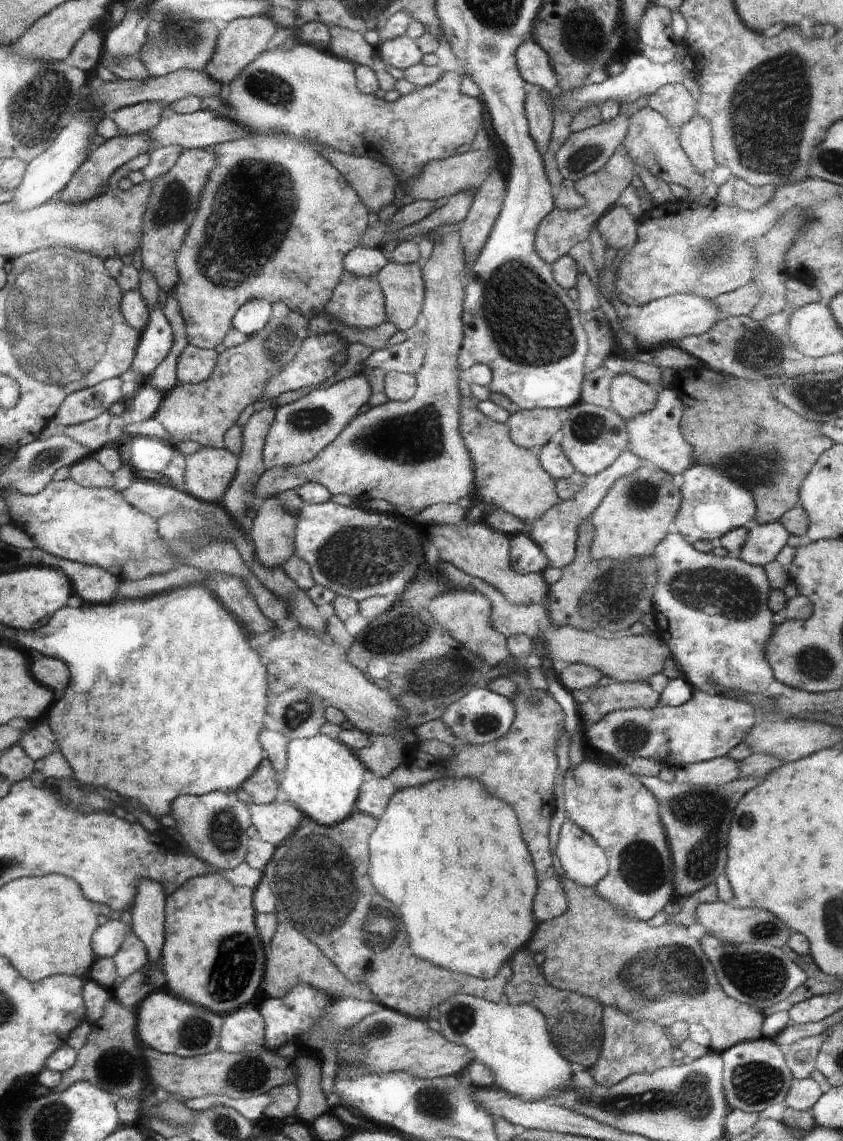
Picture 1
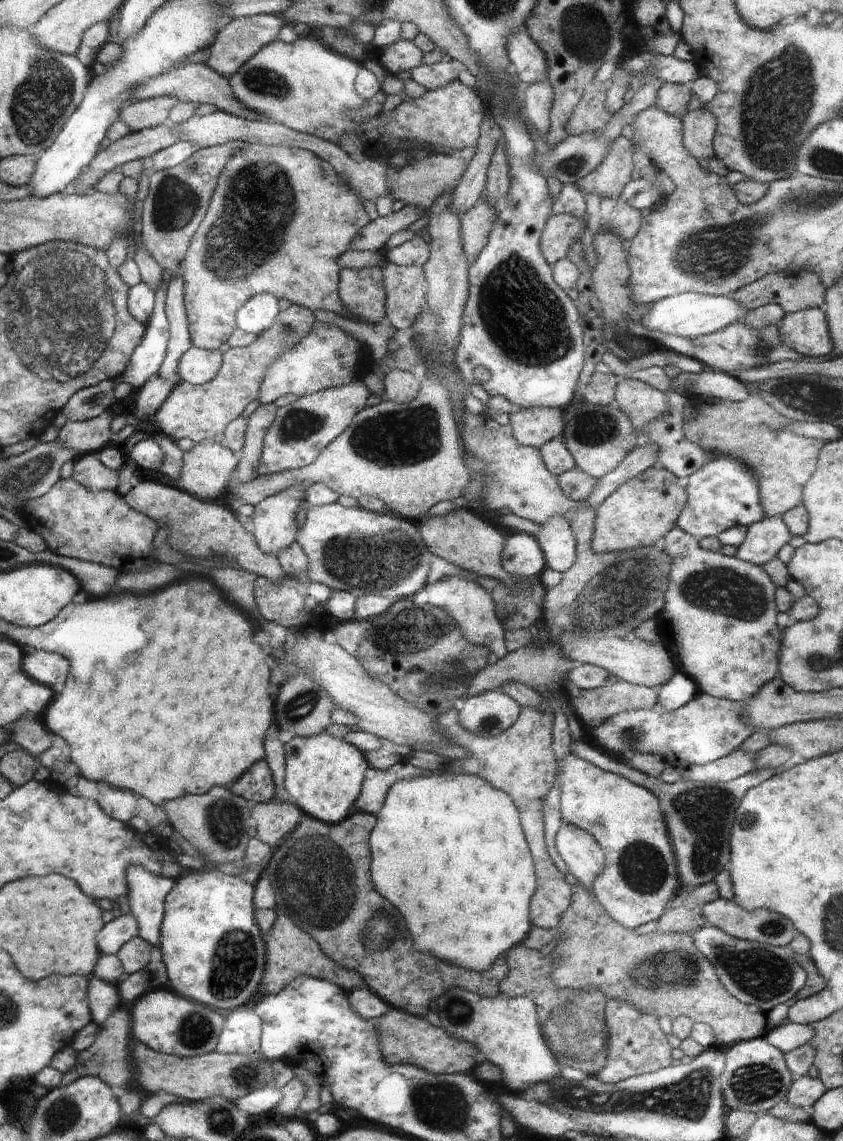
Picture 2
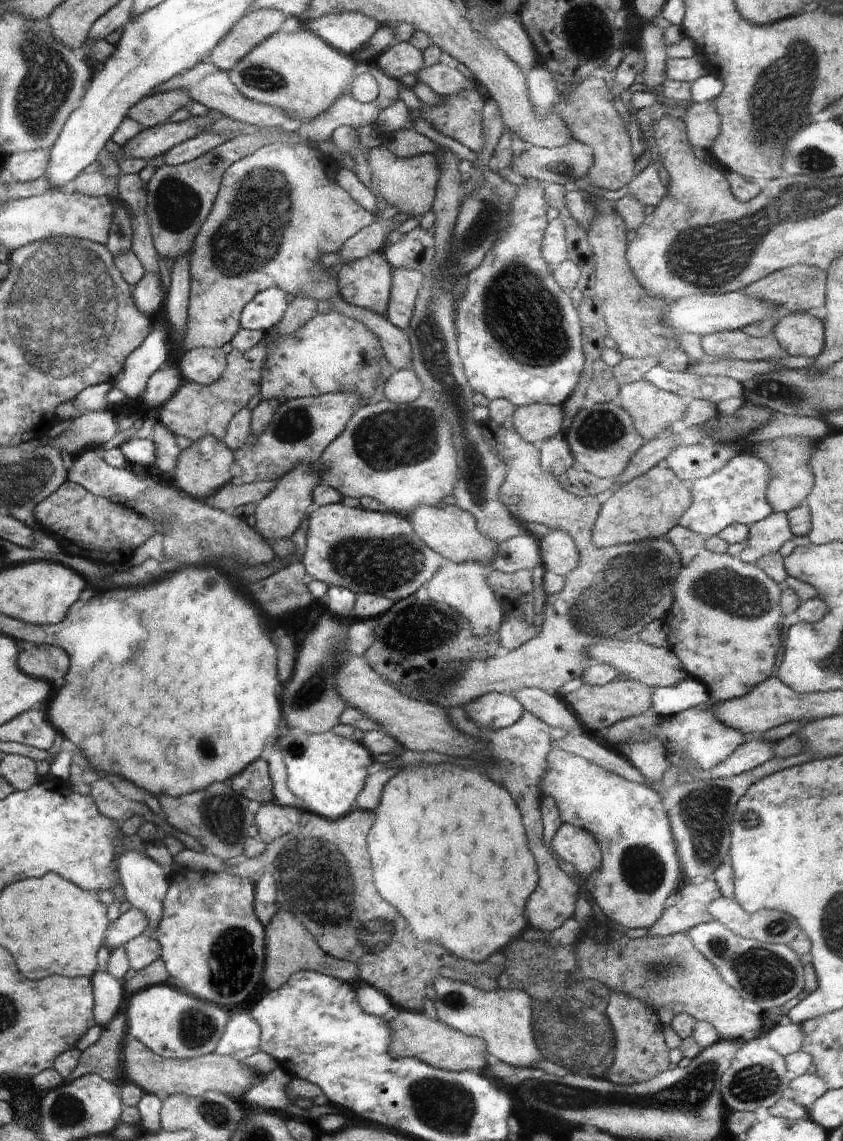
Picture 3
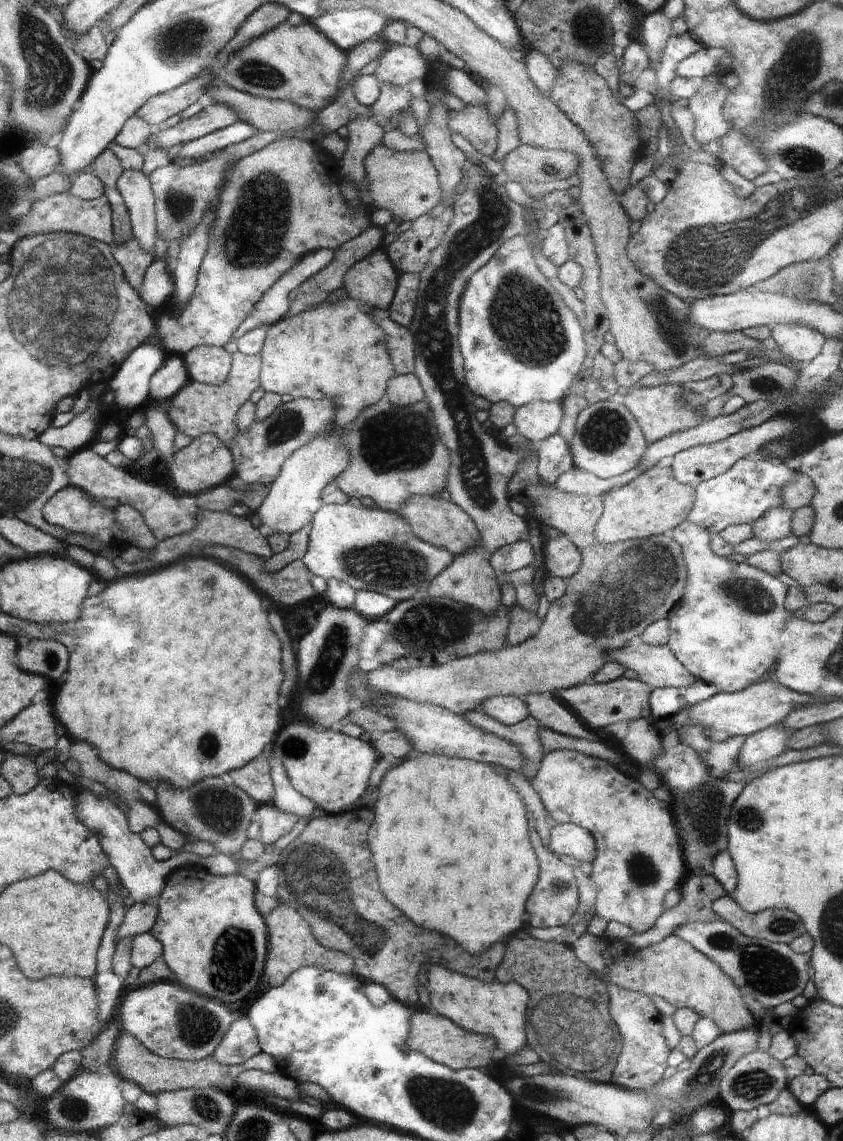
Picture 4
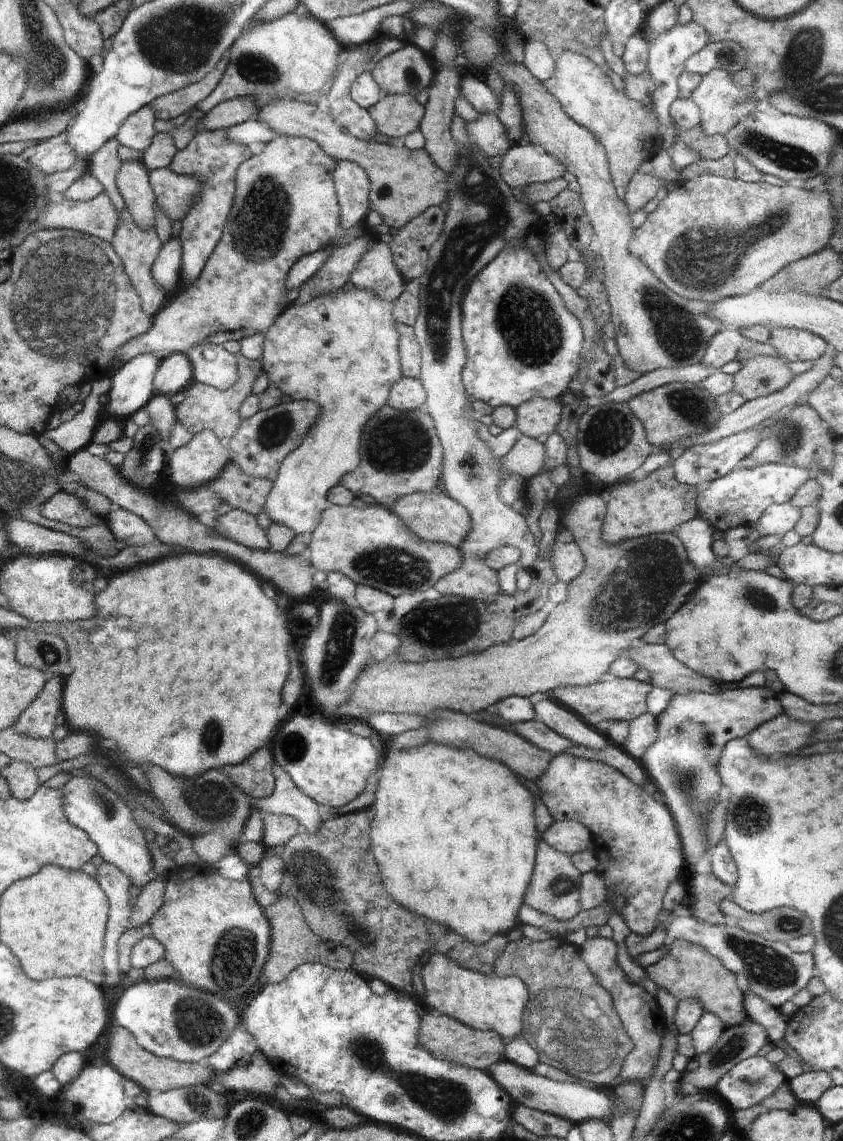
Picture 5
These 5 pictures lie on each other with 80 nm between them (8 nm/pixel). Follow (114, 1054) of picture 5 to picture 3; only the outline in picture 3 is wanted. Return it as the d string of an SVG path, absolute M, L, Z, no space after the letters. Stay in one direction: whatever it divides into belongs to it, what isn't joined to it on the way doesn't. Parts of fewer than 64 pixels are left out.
M132 1037L126 1043L125 1067L130 1082L137 1084L145 1093L166 1097L178 1093L196 1096L204 1095L208 1091L218 1091L238 1101L260 1080L260 1074L232 1057L214 1052L197 1059L166 1059L142 1044L142 1041Z

